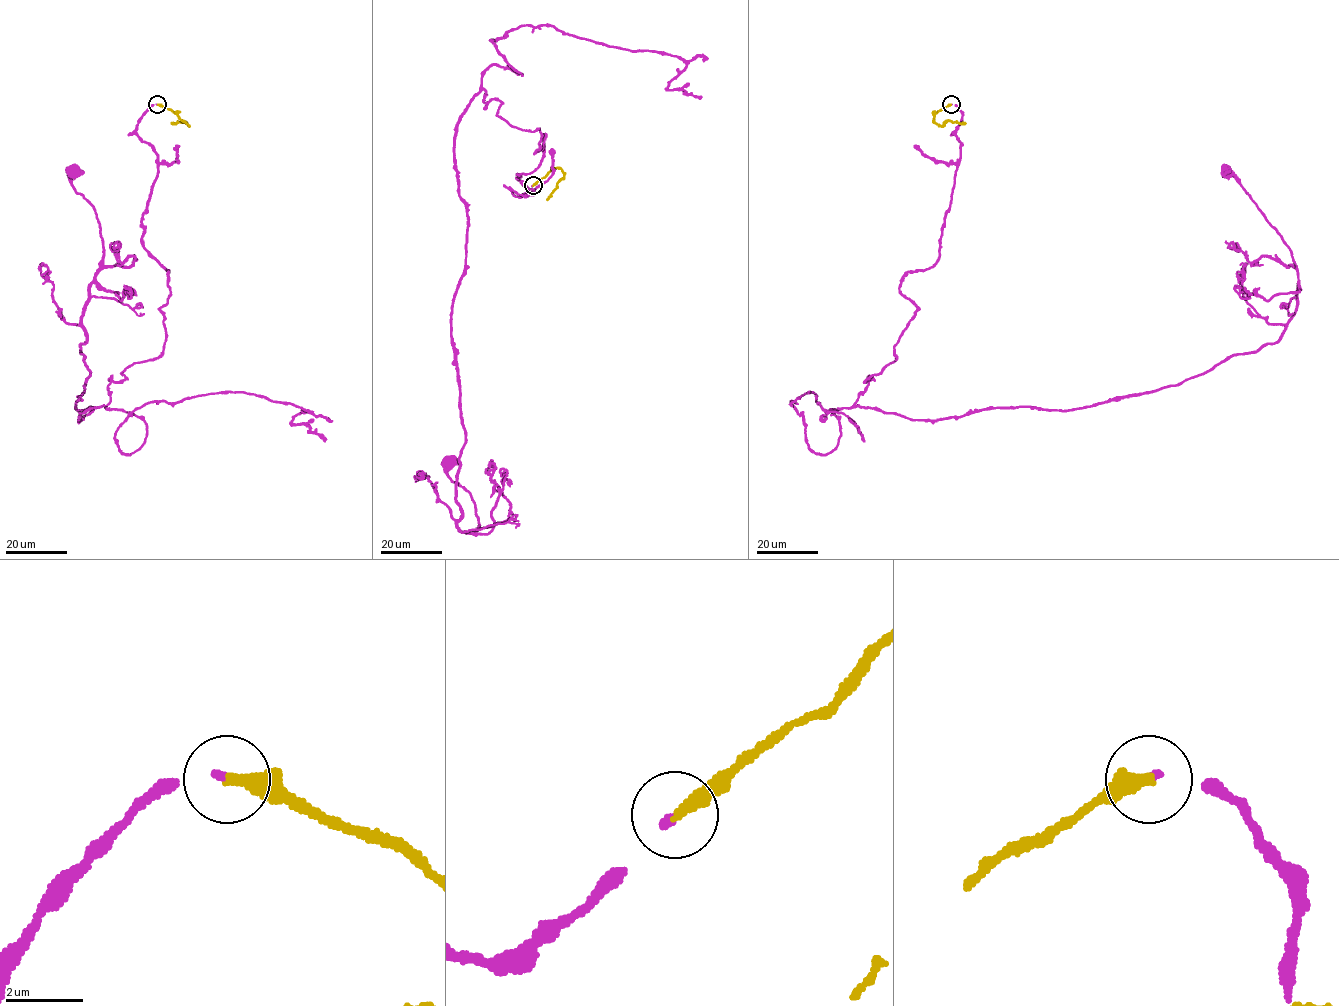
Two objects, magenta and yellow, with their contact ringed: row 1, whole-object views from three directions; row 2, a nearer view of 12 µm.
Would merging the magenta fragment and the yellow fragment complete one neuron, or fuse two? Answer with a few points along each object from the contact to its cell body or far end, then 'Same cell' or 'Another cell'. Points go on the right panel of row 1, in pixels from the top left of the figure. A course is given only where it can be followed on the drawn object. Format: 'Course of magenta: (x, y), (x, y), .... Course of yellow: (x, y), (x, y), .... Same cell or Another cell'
Course of magenta: (950, 104), (938, 260), (903, 277), (917, 310), (855, 405), (1082, 408), (1275, 343), (1298, 269), (1226, 173). Course of yellow: (950, 104), (940, 109), (934, 120), (943, 126), (948, 120), (966, 123). Same cell

